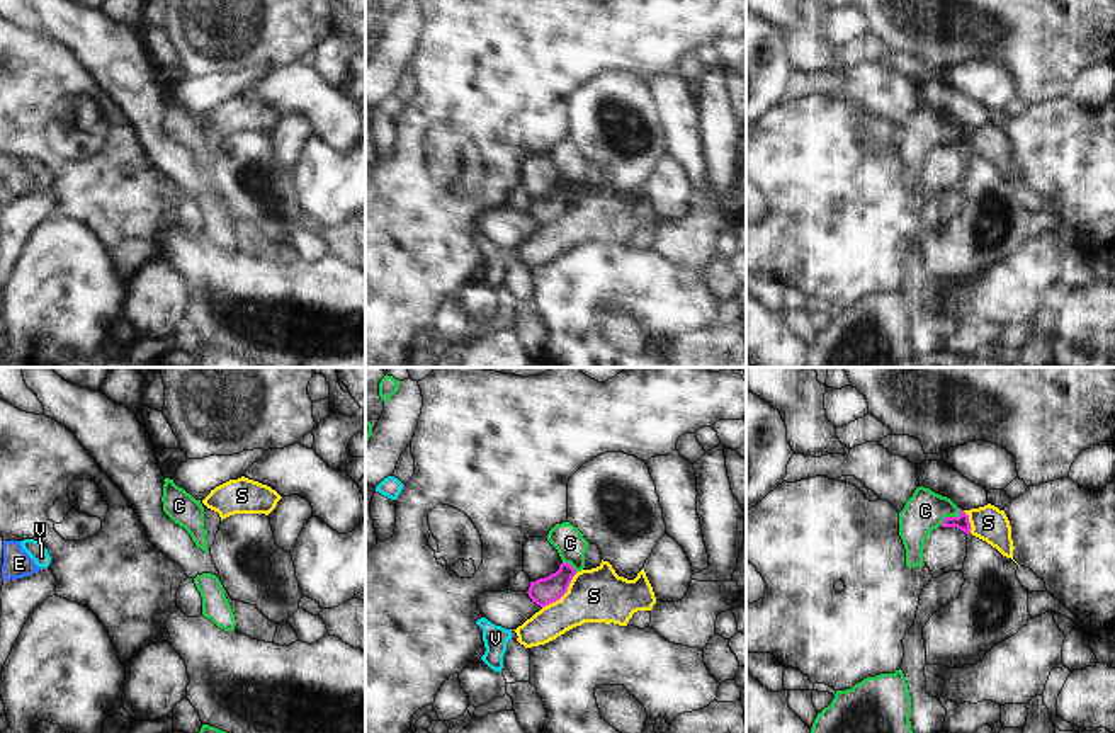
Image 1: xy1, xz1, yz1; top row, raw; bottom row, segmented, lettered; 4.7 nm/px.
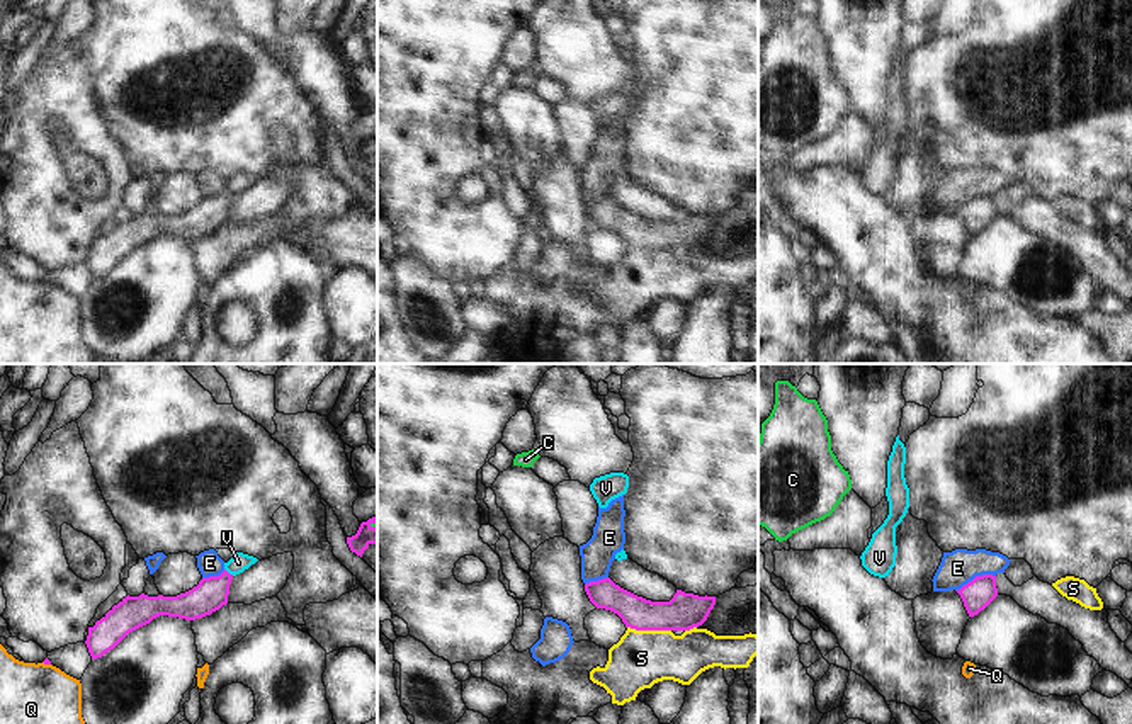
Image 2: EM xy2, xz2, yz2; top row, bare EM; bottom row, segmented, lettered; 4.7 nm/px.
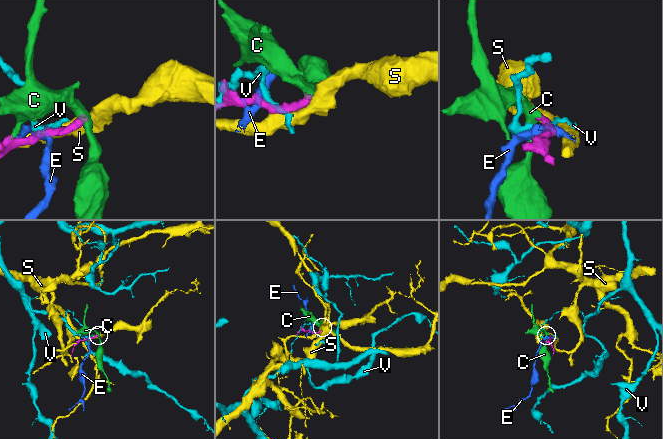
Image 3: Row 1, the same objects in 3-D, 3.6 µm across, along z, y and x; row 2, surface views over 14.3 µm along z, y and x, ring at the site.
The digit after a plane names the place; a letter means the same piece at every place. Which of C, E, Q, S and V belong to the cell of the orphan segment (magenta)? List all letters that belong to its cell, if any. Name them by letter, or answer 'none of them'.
C

